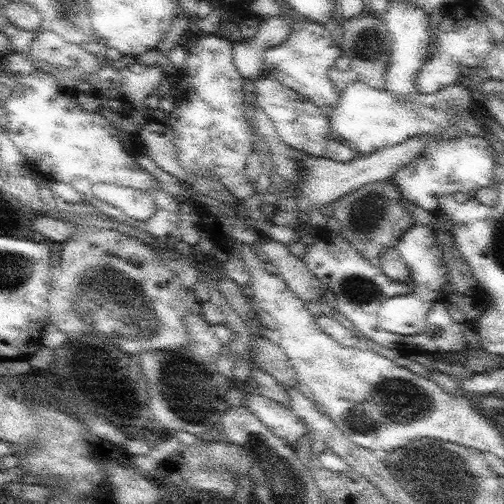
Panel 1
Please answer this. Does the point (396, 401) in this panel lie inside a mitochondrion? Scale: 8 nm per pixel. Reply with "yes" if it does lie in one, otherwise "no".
yes

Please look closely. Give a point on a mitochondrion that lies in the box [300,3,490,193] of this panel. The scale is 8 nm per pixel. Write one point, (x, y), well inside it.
(368, 45)

